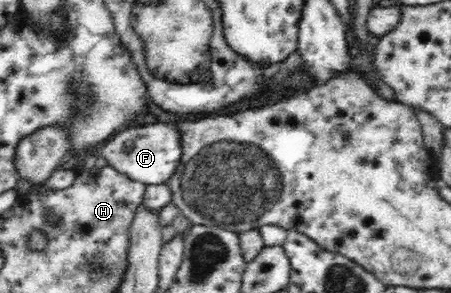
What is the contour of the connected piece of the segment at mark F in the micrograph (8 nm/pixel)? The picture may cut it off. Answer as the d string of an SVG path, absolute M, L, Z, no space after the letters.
M145 125L119 131L111 137L101 149L109 166L129 176L129 179L148 185L169 184L174 173L179 169L182 160L182 145L180 135L171 125Z

